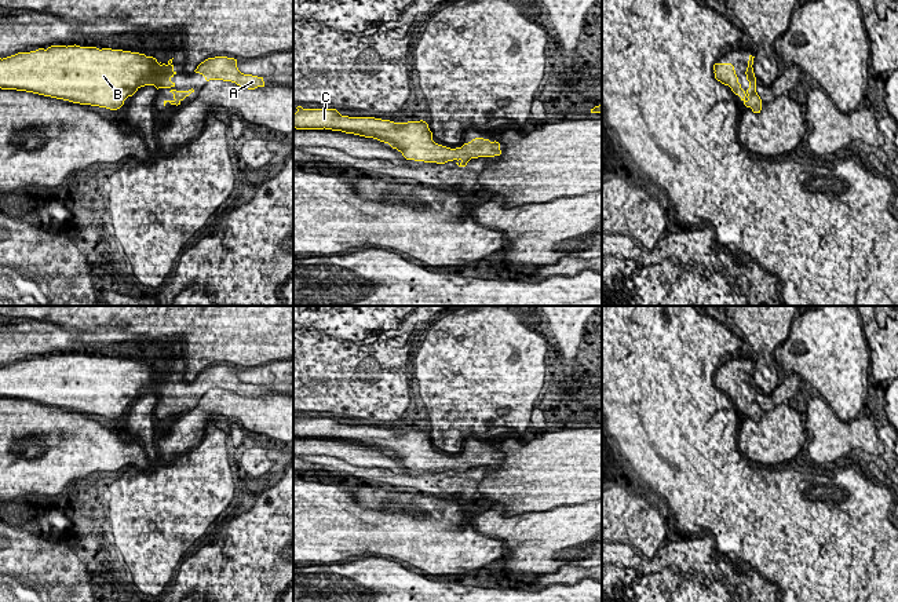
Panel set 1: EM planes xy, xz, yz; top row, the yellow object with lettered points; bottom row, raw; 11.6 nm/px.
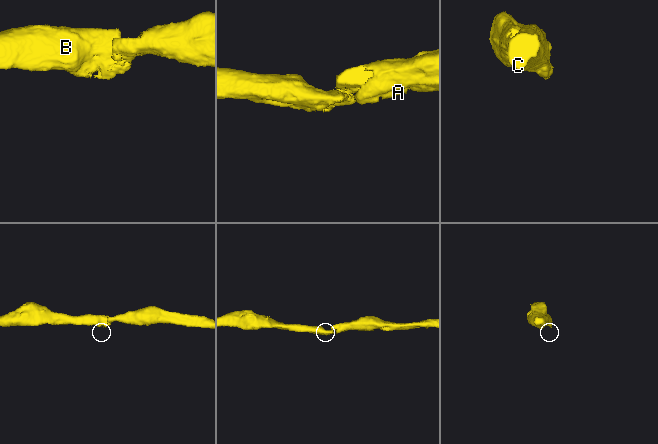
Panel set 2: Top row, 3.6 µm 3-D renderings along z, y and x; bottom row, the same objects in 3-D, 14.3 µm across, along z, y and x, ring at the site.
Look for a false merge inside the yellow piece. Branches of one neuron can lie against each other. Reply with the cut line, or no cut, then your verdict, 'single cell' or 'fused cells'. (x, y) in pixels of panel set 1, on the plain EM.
cut none; single cell

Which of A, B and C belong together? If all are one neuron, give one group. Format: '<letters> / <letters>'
A B C

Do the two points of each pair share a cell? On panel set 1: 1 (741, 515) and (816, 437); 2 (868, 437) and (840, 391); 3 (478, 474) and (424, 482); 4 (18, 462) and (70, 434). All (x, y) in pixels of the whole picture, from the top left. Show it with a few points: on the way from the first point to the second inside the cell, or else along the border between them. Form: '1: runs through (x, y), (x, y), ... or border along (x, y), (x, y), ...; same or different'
1: border along (806, 444), (807, 453), (814, 460), (831, 462); different
2: border along (825, 400), (842, 420), (851, 420); different
3: runs through (464, 485), (438, 485); same
4: runs through (30, 462), (43, 462), (58, 447); same

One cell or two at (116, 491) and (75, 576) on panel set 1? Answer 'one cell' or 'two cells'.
two cells

